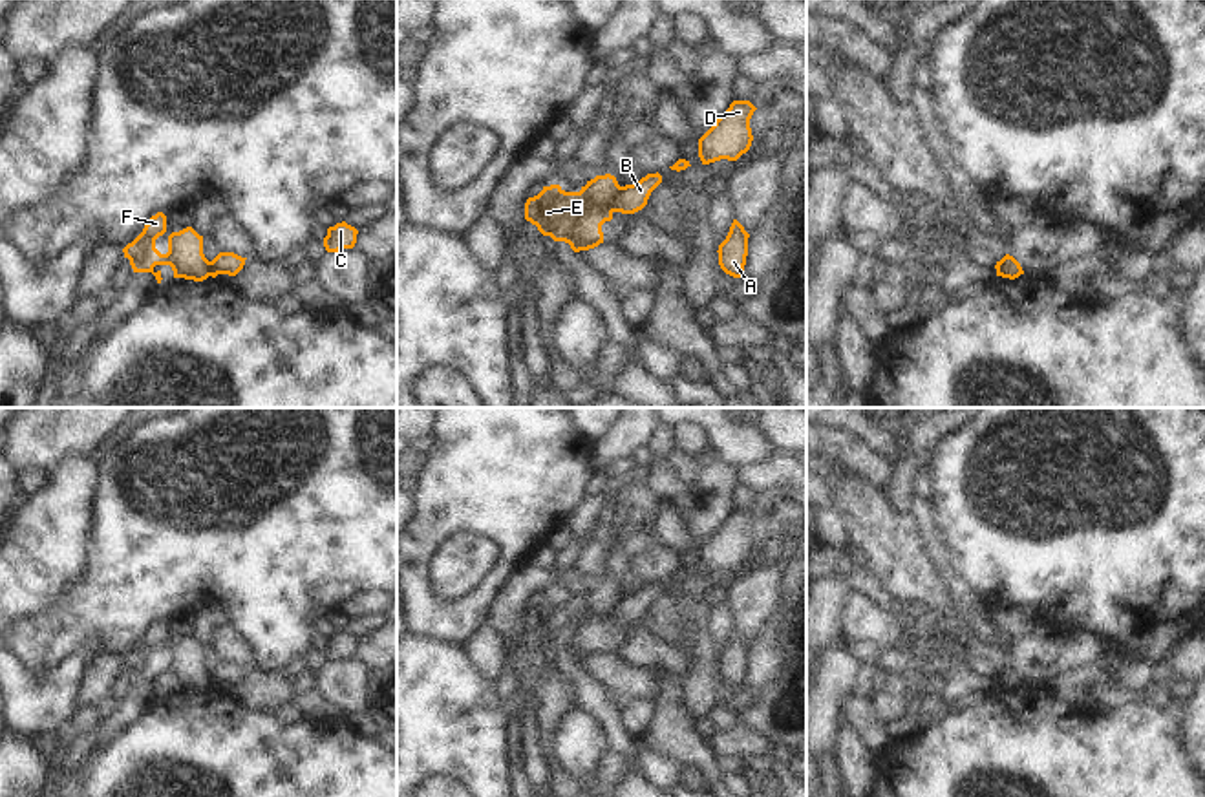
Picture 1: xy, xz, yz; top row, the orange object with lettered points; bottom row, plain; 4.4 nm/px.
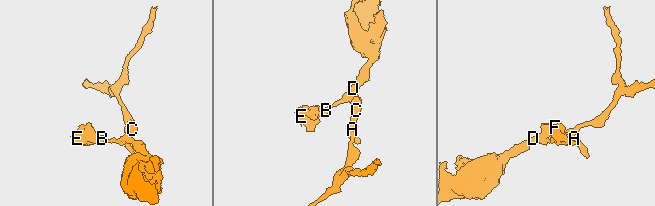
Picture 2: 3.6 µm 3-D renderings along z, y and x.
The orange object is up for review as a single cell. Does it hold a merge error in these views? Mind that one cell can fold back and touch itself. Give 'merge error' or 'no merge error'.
merge error

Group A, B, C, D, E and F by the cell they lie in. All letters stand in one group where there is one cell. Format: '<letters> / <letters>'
A B C D / E F

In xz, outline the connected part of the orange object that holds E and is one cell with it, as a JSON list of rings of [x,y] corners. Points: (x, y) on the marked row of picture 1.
[[[611,174],[596,175],[580,192],[565,192],[560,185],[543,186],[525,203],[525,219],[538,227],[543,236],[565,241],[574,252],[589,250],[603,243],[602,225],[613,219],[613,199],[622,186]]]

